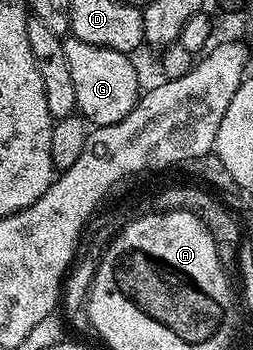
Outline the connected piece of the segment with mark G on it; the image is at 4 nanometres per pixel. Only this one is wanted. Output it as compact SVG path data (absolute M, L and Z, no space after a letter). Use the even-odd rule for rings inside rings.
M69 35L63 40L63 55L67 55L71 80L75 82L77 113L90 126L114 125L135 108L137 98L143 92L143 84L137 78L134 58L130 54L111 51L107 47L93 47L91 43L83 43L83 39Z

